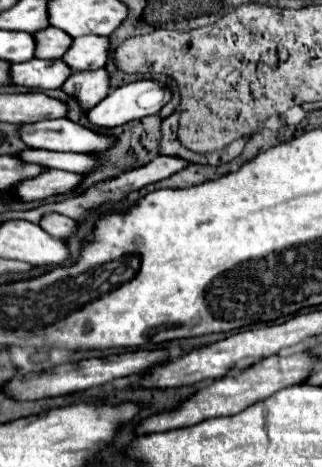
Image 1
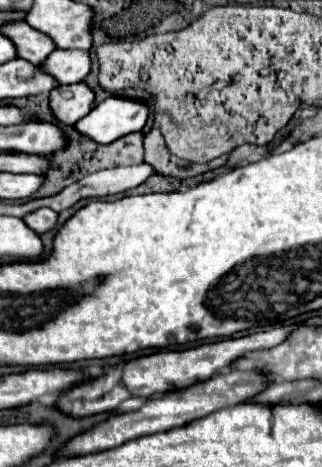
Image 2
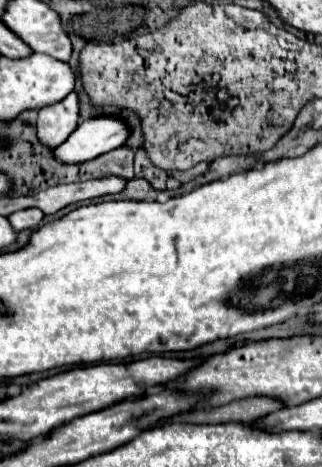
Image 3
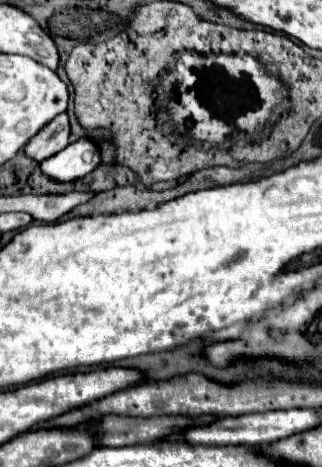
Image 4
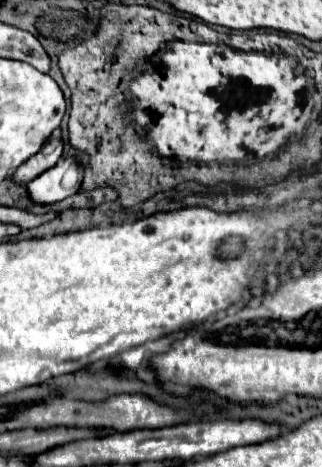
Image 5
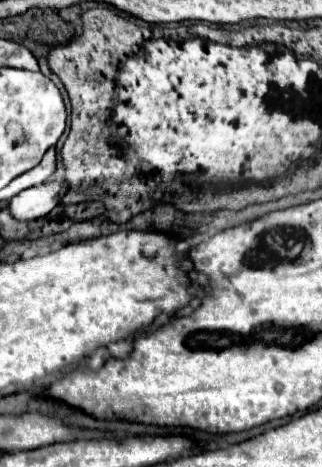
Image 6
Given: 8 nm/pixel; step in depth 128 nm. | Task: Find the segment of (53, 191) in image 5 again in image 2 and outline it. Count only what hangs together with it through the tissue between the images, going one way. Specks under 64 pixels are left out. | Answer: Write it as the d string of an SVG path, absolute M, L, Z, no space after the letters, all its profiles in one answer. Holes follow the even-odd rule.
M110 96L96 104L90 114L80 118L76 130L100 144L108 144L120 136L142 130L148 114L150 110L144 100Z

